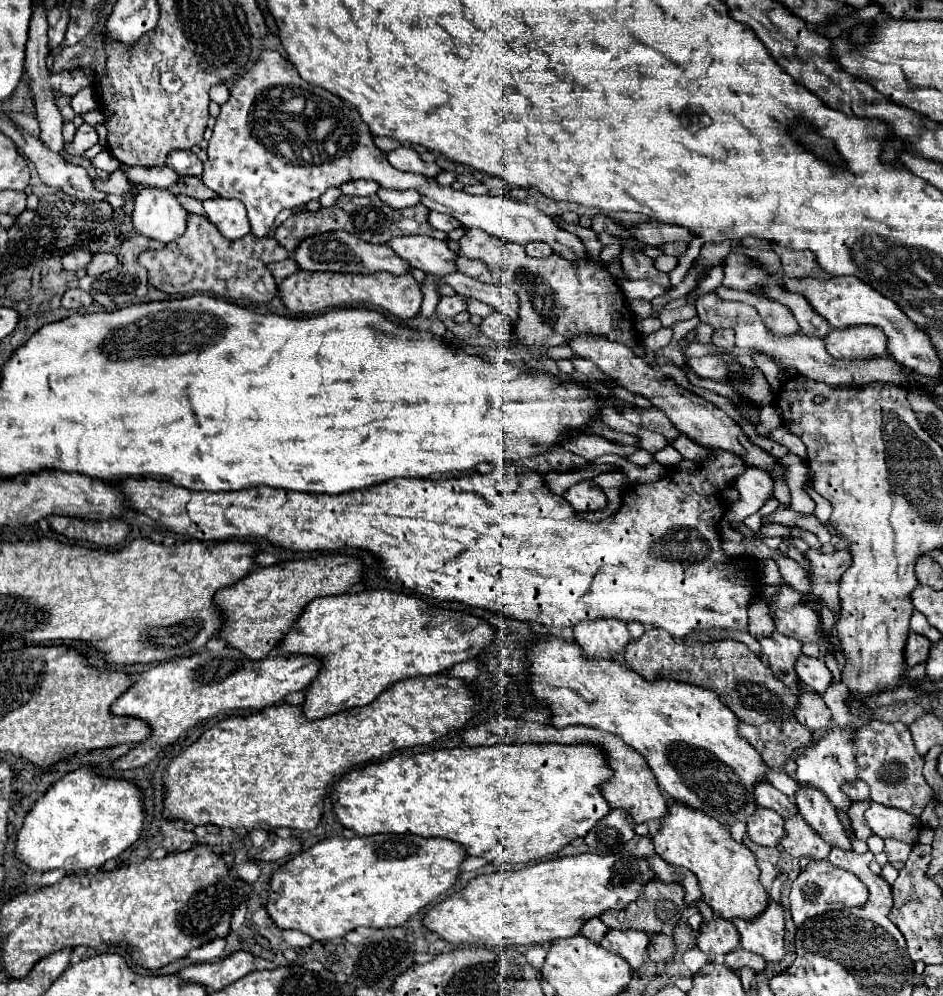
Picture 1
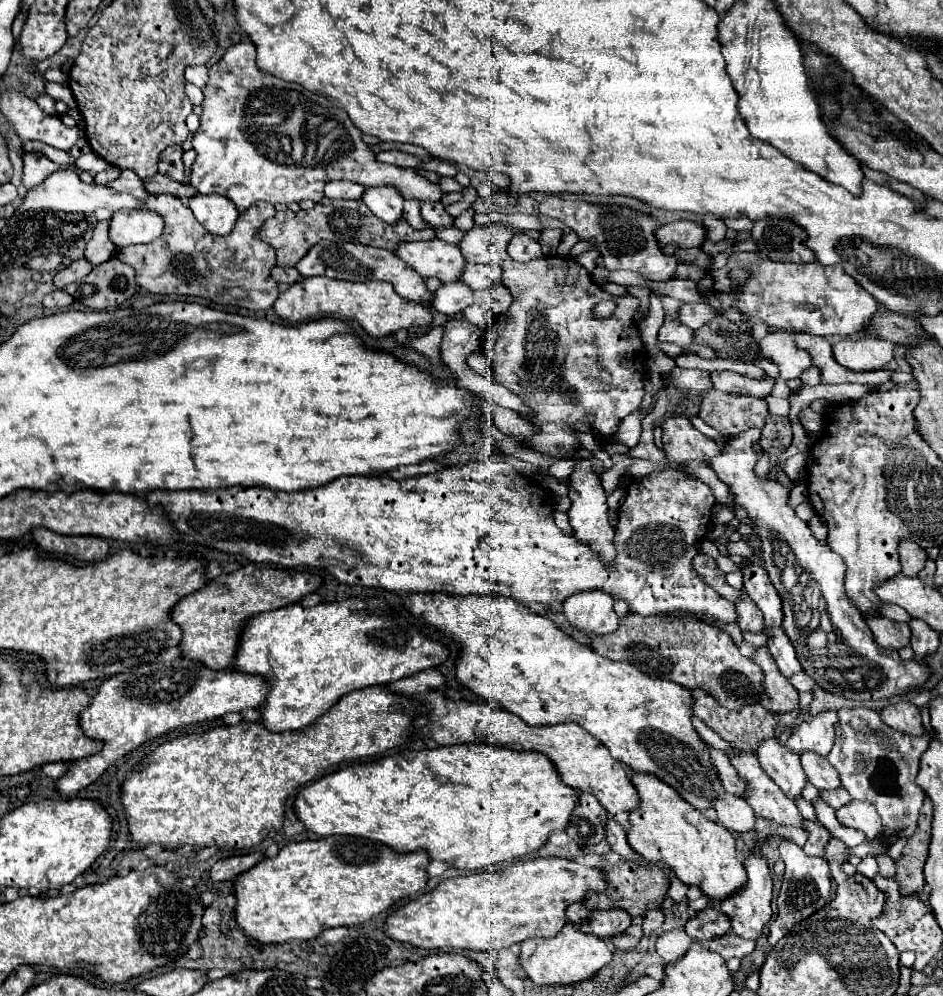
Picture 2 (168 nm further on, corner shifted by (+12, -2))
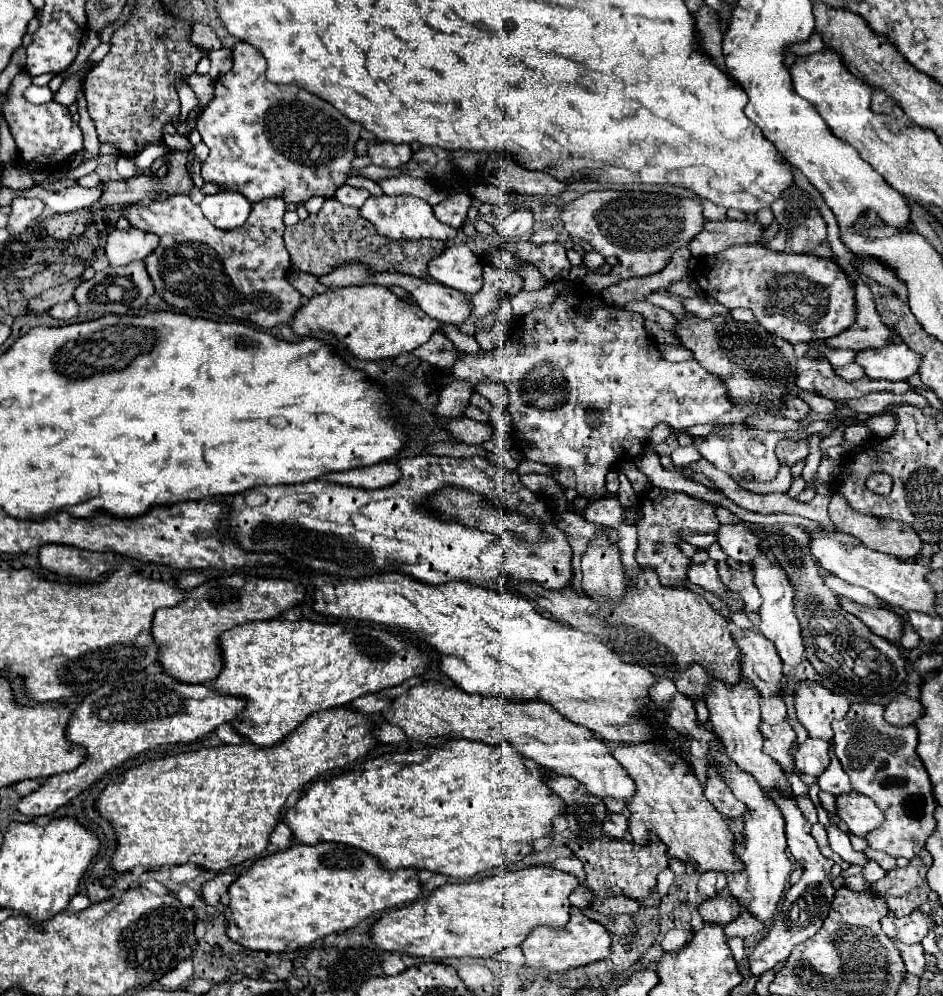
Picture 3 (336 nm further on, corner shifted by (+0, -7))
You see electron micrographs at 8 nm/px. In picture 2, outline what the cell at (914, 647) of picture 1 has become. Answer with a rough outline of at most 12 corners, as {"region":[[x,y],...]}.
{"region":[[881,615],[865,617],[879,647],[899,651],[911,629]]}

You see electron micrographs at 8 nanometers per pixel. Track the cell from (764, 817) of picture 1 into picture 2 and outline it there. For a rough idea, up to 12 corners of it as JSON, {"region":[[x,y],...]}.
{"region":[[723,793],[715,805],[729,831],[751,833],[757,817],[745,799]]}

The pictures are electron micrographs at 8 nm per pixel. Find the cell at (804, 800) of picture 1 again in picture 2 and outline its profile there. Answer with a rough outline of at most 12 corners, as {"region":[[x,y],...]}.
{"region":[[777,739],[757,749],[763,771],[791,801],[803,799],[807,775]]}

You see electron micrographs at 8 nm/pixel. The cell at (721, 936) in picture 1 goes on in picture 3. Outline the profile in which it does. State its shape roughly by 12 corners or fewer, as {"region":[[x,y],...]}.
{"region":[[713,894],[701,902],[703,922],[725,926],[739,916],[731,894]]}

